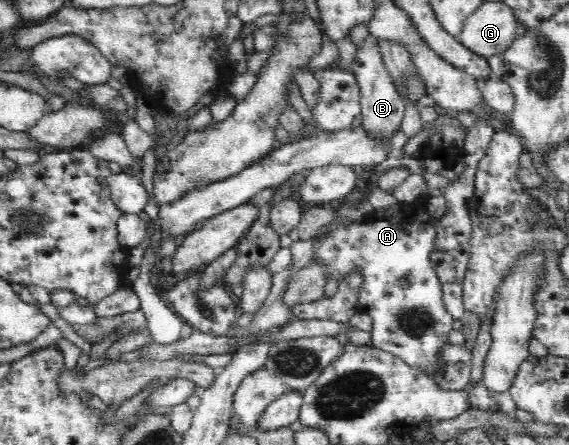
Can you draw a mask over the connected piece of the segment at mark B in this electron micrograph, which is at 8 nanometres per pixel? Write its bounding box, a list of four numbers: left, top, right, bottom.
[350,34,405,134]

